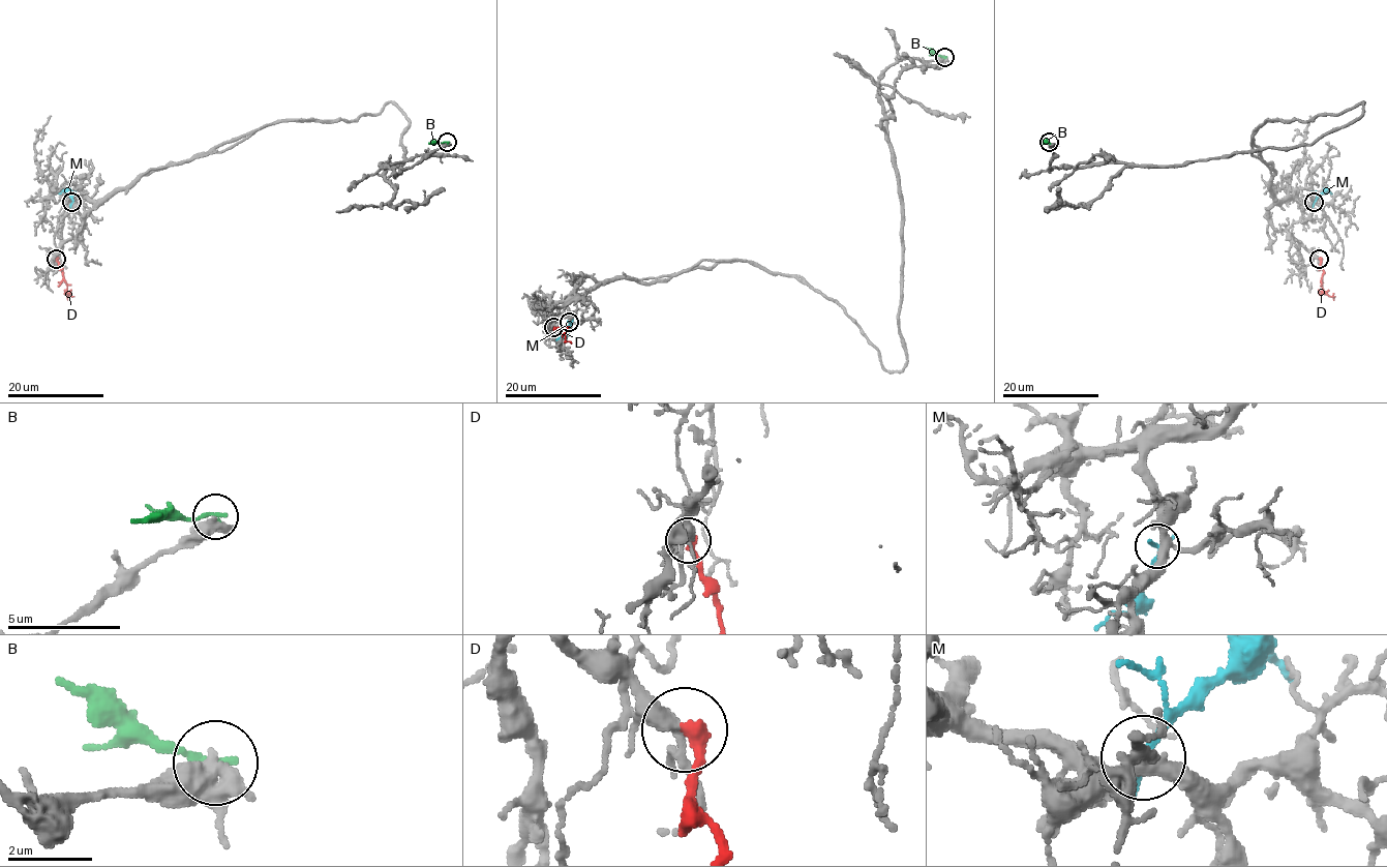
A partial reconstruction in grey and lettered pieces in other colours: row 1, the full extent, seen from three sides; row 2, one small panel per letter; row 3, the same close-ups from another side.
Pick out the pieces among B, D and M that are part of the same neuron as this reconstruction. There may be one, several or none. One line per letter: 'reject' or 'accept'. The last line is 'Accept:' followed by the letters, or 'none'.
B: reject
D: accept
M: reject
Accept: D

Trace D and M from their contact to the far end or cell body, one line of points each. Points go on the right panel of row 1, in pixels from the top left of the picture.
D: (1319, 258), (1323, 291), (1334, 297)
M: (1314, 202), (1327, 191), (1332, 193)

